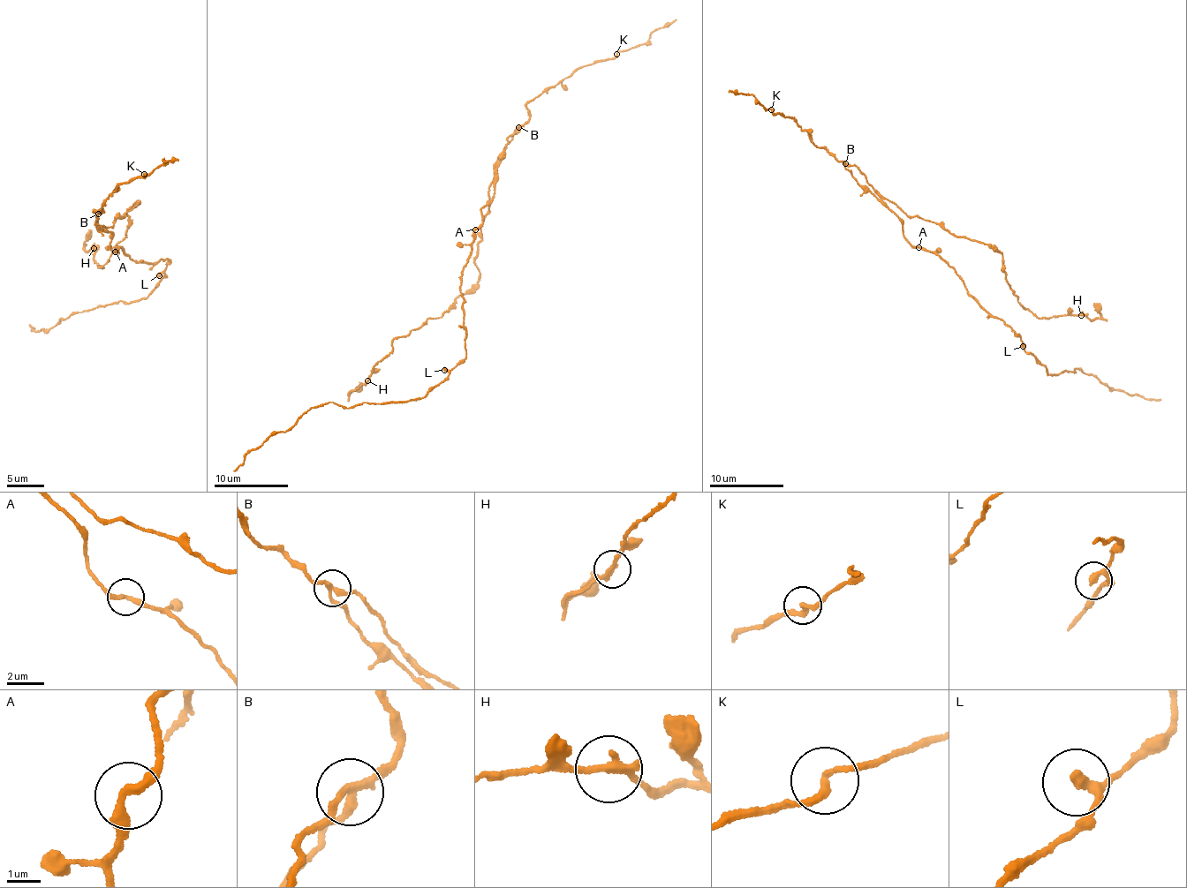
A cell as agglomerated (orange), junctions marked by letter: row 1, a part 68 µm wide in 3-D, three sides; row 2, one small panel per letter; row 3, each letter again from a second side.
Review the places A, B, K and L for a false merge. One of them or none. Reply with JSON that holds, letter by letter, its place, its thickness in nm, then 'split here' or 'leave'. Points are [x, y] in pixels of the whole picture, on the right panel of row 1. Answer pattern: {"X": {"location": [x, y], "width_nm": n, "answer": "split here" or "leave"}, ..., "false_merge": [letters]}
{"A": {"location": [918, 247], "width_nm": 280, "answer": "leave"}, "B": {"location": [845, 163], "width_nm": 220, "answer": "split here"}, "K": {"location": [771, 109], "width_nm": 200, "answer": "leave"}, "L": {"location": [1023, 346], "width_nm": 260, "answer": "leave"}, "false_merge": ["B"]}

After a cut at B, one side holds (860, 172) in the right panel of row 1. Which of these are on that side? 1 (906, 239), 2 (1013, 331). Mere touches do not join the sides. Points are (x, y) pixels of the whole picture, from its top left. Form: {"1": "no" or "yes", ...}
{"1": "no", "2": "no"}

